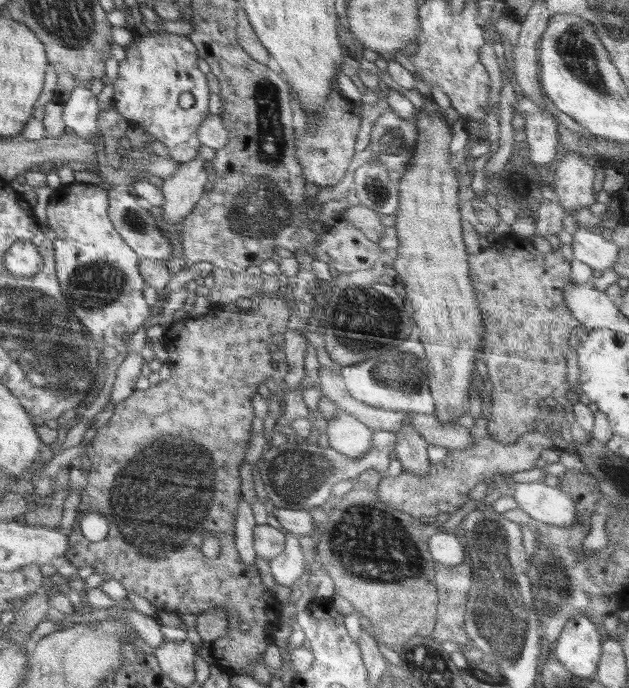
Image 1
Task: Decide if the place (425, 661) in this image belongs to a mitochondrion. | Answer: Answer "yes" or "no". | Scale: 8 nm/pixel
yes

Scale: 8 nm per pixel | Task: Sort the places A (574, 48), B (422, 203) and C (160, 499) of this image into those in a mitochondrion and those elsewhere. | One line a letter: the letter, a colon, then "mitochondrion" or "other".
A: mitochondrion
B: other
C: mitochondrion

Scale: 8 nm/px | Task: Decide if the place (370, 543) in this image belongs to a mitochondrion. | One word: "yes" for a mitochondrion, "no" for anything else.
yes

